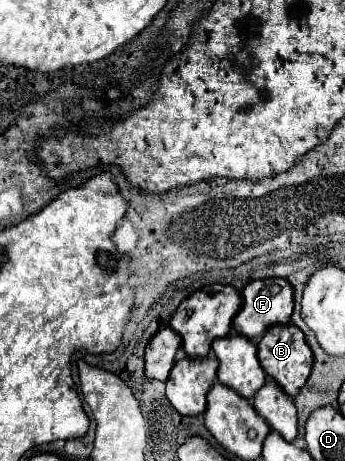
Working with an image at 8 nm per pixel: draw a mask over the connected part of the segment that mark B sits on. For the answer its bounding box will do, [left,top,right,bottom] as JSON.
[258,323,312,397]

